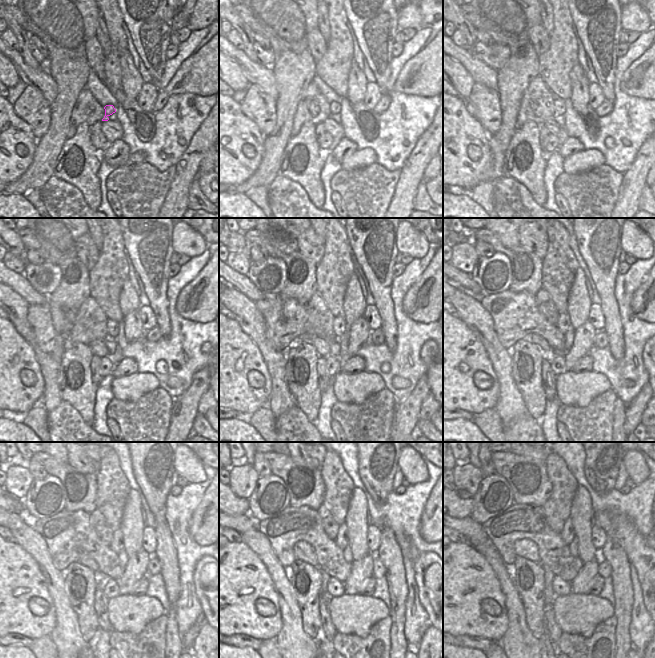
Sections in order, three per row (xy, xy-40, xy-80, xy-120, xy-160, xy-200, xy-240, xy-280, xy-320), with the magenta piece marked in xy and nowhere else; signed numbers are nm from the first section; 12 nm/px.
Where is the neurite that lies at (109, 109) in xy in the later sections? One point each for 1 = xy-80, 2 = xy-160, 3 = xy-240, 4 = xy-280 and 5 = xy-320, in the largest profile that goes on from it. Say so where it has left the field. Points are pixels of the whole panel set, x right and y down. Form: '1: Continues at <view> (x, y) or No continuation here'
1: Continues at xy-80 (559, 104)
2: Continues at xy-160 (339, 323)
3: Continues at xy-240 (117, 544)
4: Continues at xy-280 (342, 536)
5: Continues at xy-320 (567, 534).

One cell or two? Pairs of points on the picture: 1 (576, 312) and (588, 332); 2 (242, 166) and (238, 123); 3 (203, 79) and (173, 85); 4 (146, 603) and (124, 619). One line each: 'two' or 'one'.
1: two
2: one
3: one
4: one

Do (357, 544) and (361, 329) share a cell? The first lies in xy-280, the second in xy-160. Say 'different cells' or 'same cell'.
different cells

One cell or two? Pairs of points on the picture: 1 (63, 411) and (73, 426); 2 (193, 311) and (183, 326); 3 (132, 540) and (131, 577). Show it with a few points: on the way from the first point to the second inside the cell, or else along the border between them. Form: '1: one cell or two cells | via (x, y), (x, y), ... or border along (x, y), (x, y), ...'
1: one cell | via (64, 415), (69, 422)
2: two cells | border along (179, 314), (189, 320), (208, 322)
3: two cells | border along (142, 548), (129, 558)

